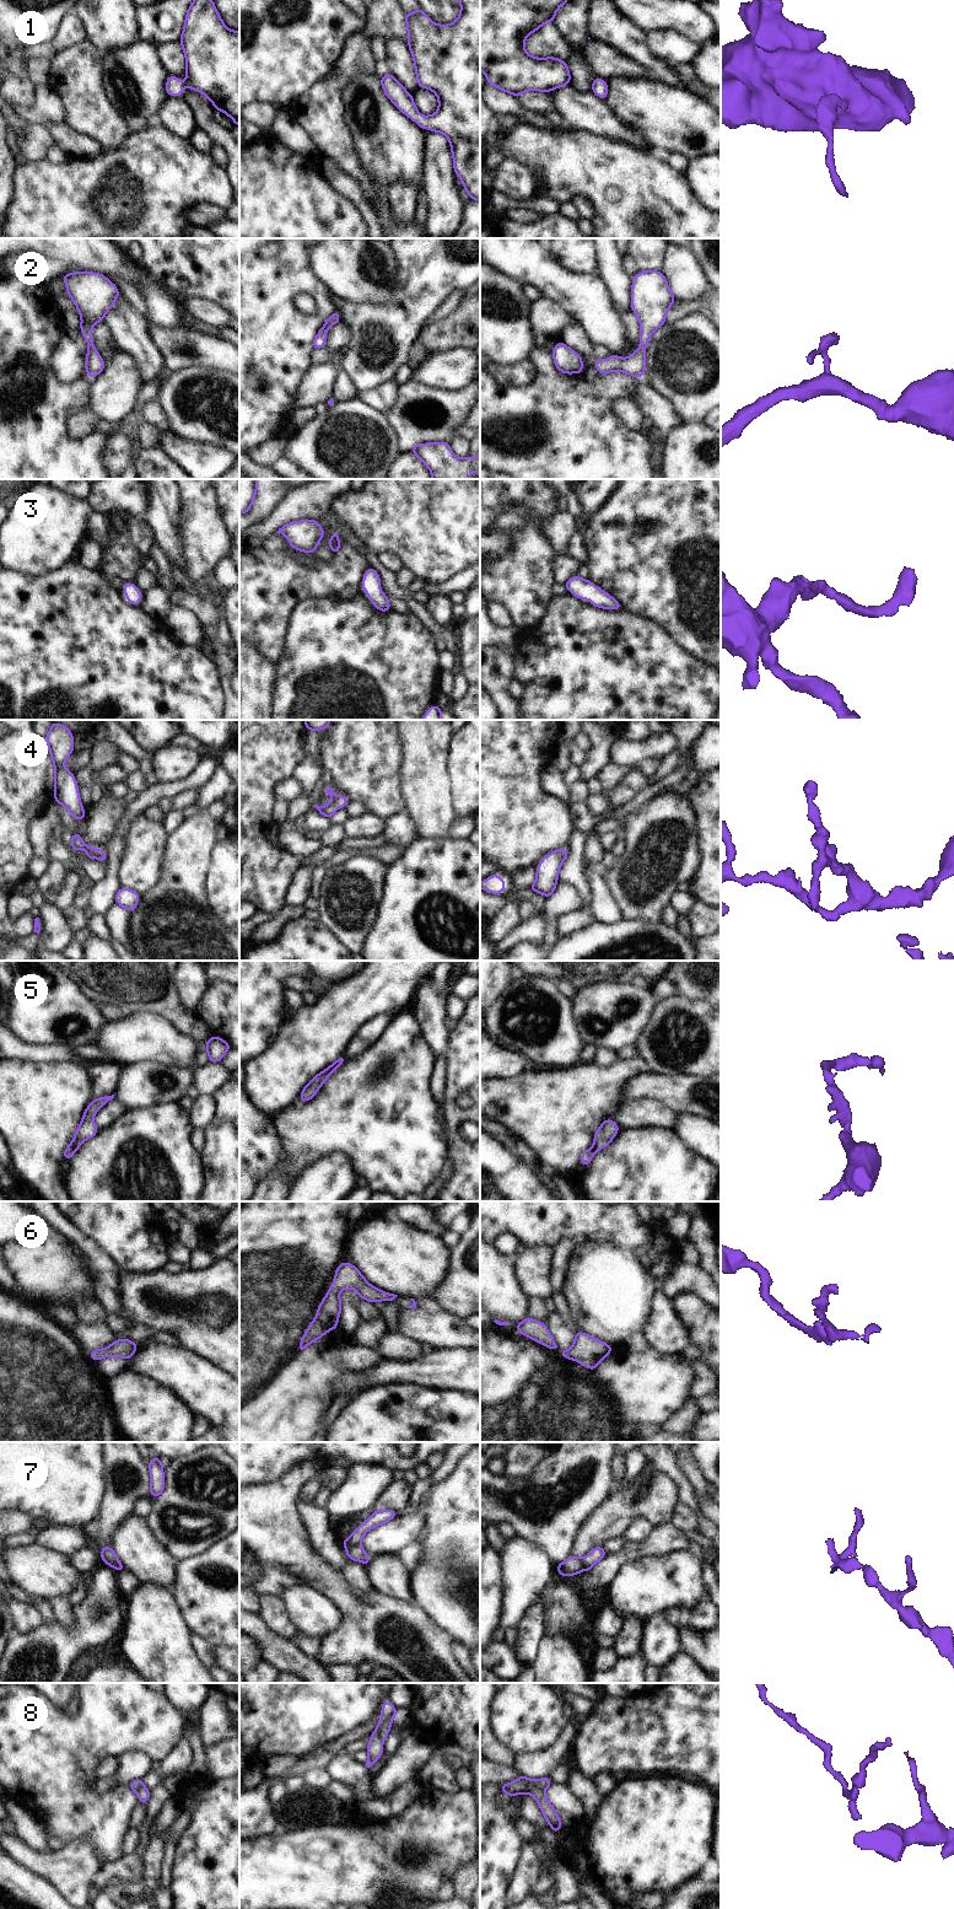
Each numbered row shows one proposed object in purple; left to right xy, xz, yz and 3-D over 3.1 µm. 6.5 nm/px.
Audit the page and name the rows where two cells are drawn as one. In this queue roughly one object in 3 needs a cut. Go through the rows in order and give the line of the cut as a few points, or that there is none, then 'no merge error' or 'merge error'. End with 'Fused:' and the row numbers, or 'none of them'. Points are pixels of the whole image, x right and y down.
1: no cut; no merge error
2: no cut; no merge error
3: no cut; no merge error
4: no cut; no merge error
5: no cut; no merge error
6: no cut; no merge error
7: cut in xz along (359, 1543), (346, 1552); merge error
8: cut in yz along (534, 1780), (544, 1792); merge error
Fused: 7, 8

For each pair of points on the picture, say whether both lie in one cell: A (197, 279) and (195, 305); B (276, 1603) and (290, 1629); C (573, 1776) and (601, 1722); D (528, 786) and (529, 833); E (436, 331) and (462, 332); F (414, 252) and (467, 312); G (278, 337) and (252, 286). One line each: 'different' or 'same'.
A: different
B: same
C: different
D: same
E: same
F: different
G: same

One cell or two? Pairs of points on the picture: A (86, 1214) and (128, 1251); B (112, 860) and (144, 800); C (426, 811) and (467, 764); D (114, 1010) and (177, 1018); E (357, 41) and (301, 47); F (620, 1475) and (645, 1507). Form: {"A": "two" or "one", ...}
{"A": "one", "B": "one", "C": "two", "D": "one", "E": "two", "F": "two"}

